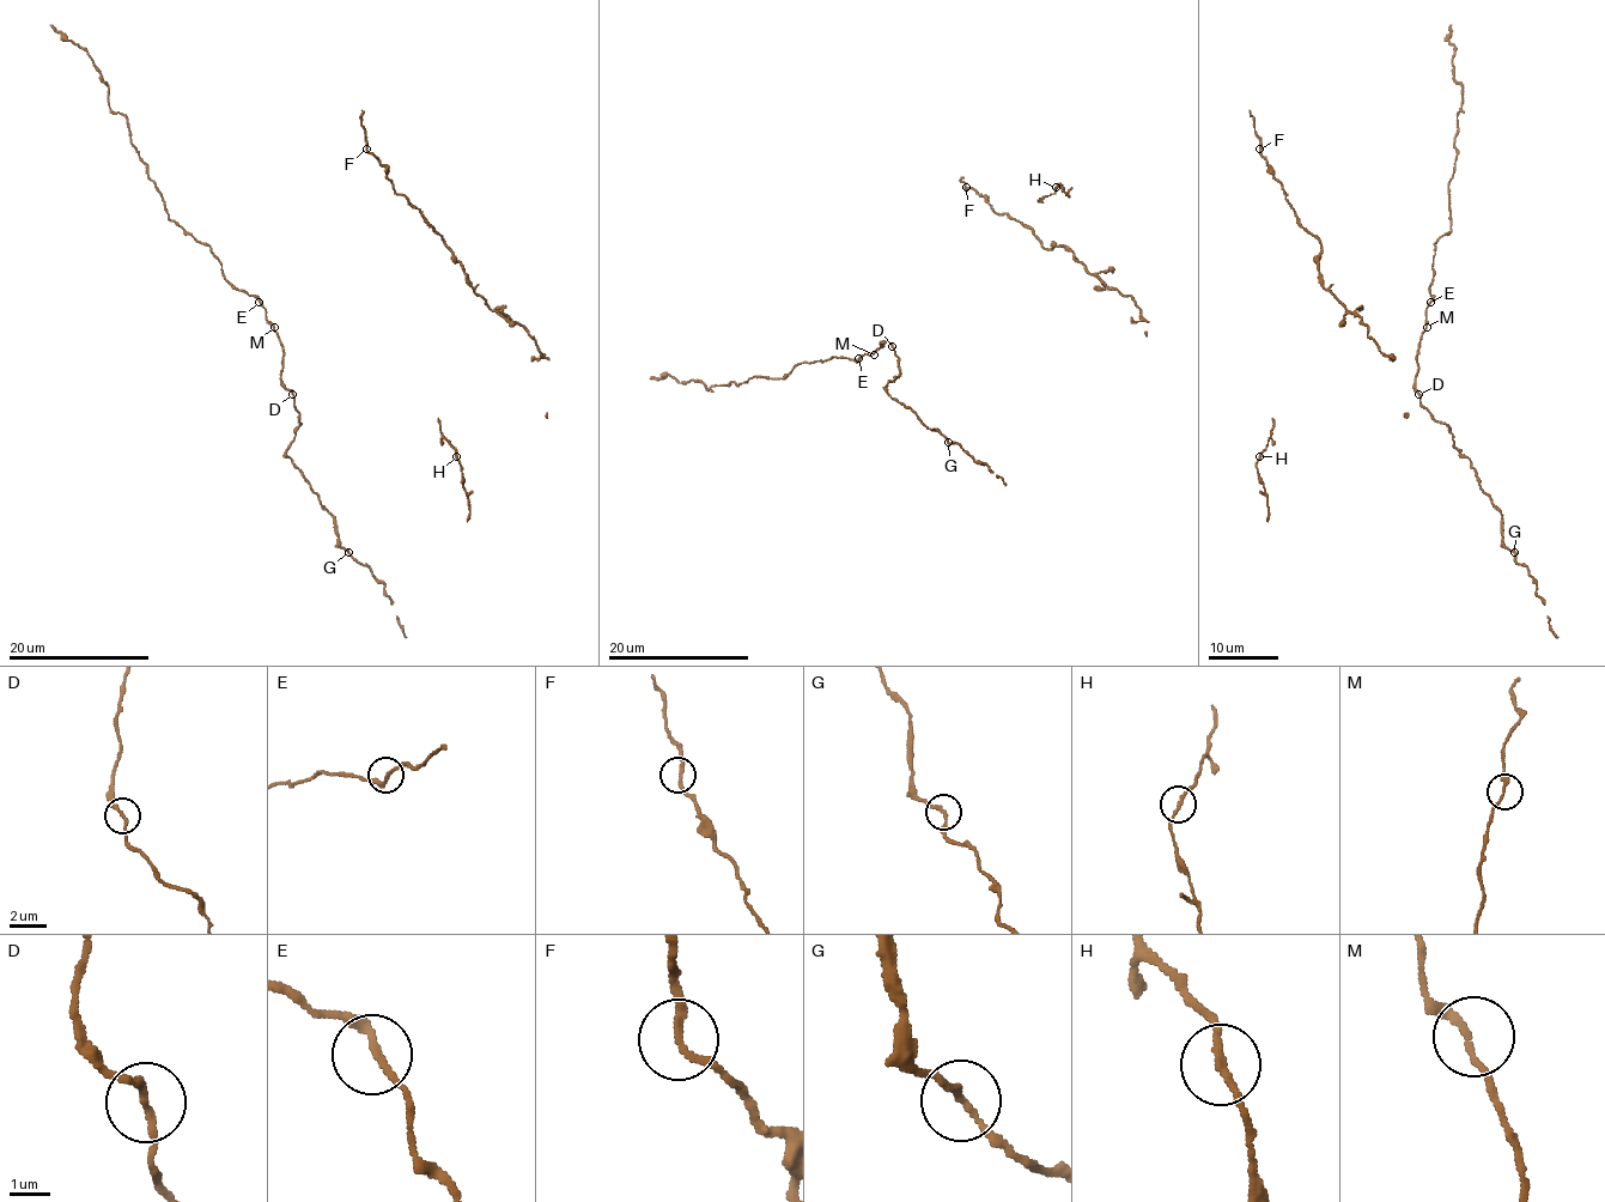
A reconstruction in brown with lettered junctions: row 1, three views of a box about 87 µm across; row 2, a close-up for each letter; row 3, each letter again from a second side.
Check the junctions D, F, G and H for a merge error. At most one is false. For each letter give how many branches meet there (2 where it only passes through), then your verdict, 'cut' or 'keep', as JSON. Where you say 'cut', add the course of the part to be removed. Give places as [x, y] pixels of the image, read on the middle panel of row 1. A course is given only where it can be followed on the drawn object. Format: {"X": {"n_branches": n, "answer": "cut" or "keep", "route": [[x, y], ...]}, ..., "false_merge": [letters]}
{"D": {"n_branches": 2, "answer": "keep"}, "F": {"n_branches": 2, "answer": "keep"}, "G": {"n_branches": 2, "answer": "keep"}, "H": {"n_branches": 2, "answer": "keep"}, "false_merge": []}

